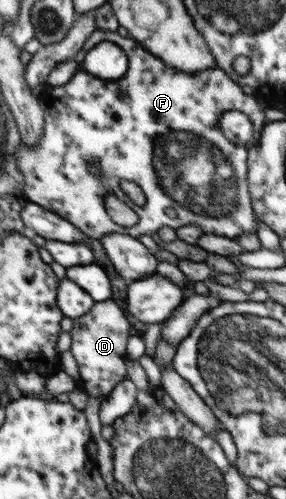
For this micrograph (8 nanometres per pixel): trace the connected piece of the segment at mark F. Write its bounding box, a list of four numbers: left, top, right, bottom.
[16,28,268,240]

